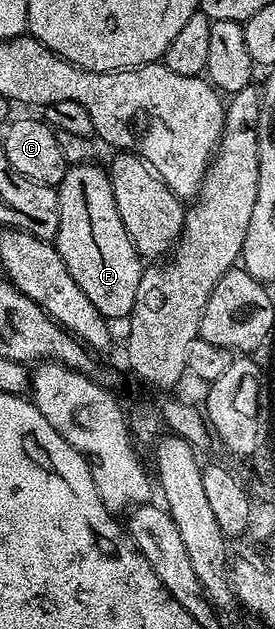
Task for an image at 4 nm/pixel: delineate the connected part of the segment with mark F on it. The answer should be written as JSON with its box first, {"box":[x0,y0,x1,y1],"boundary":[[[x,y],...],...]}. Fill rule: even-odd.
{"box":[55,162,143,322],"boundary":[[[93,162],[74,164],[65,169],[63,182],[57,188],[59,230],[55,247],[71,278],[75,278],[79,290],[91,298],[95,310],[116,322],[120,316],[121,319],[128,317],[135,304],[143,260],[123,226],[123,218],[119,218],[108,171],[95,165]]]}

